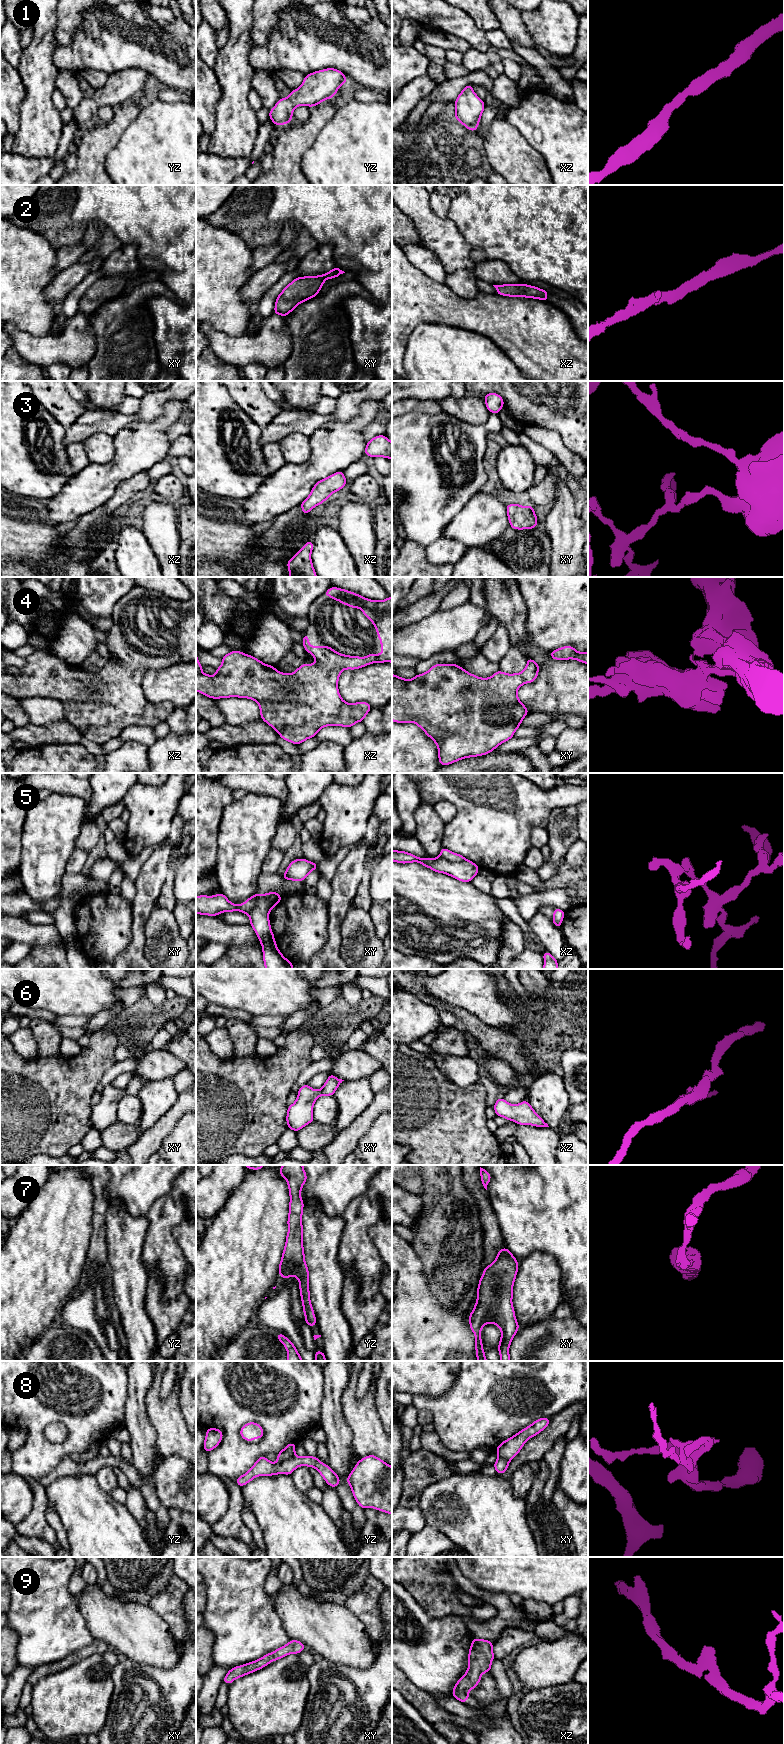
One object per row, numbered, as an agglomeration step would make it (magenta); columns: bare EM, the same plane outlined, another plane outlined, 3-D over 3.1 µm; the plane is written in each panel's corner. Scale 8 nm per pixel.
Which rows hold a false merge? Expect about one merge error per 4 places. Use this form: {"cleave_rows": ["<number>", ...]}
{"cleave_rows": ["5"]}

